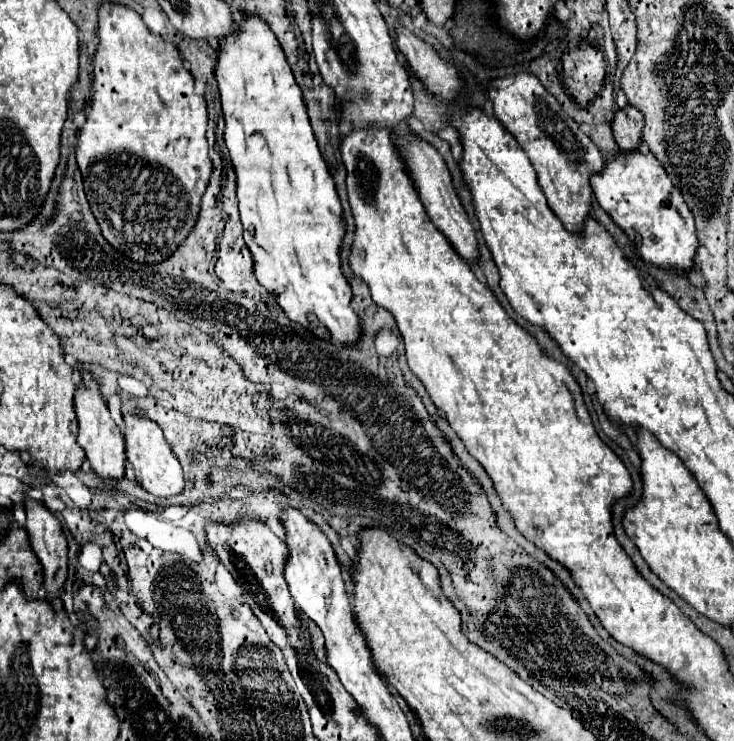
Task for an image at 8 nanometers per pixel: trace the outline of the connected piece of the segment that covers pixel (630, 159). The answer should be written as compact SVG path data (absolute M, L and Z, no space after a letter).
M633 149L613 153L603 161L603 169L591 175L591 189L599 205L633 239L639 255L645 261L681 271L691 269L697 249L693 213L687 209L679 189L675 189L669 175L651 151L643 153Z

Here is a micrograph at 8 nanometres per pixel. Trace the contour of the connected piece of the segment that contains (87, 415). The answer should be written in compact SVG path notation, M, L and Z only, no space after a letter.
M81 371L81 385L75 391L73 397L75 415L79 419L79 435L77 443L83 447L93 471L101 477L113 477L119 479L125 475L125 441L119 425L111 419L109 409L105 405L105 399L99 391L99 381L89 371Z

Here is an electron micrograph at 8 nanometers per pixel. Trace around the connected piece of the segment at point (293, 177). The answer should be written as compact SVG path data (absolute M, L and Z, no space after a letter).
M247 11L237 13L235 31L219 39L215 79L225 119L223 137L237 173L239 213L245 227L245 243L255 261L255 277L277 299L291 321L311 329L323 339L353 343L361 333L361 325L359 317L349 307L351 289L339 263L339 245L345 229L335 181L317 147L303 93L273 29L263 17Z

